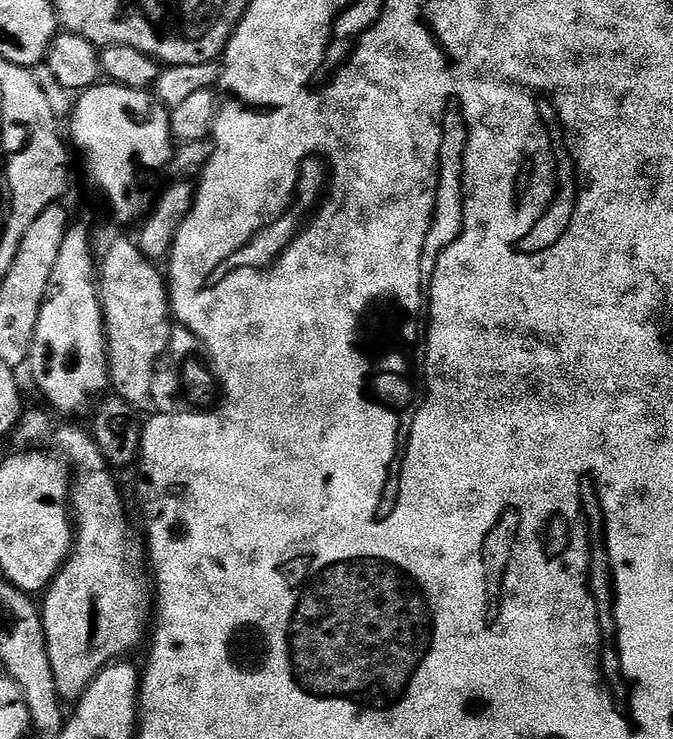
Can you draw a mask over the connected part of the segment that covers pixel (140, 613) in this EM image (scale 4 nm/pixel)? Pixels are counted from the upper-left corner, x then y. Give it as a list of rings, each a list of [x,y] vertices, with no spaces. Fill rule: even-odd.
[[[60,428],[56,432],[56,448],[55,451],[61,457],[68,456],[69,465],[72,463],[76,467],[76,476],[74,472],[74,479],[70,484],[74,543],[67,562],[60,567],[60,573],[43,593],[42,615],[54,682],[60,691],[61,701],[75,702],[84,695],[98,673],[104,671],[109,664],[127,657],[124,655],[134,651],[143,640],[145,643],[154,600],[150,595],[149,585],[148,588],[144,585],[143,578],[136,573],[136,568],[128,557],[128,516],[124,513],[124,500],[120,497],[120,488],[116,485],[115,478],[111,476],[113,473],[109,471],[110,466],[104,461],[104,455],[96,444],[96,437],[85,429],[83,432],[80,428]]]

